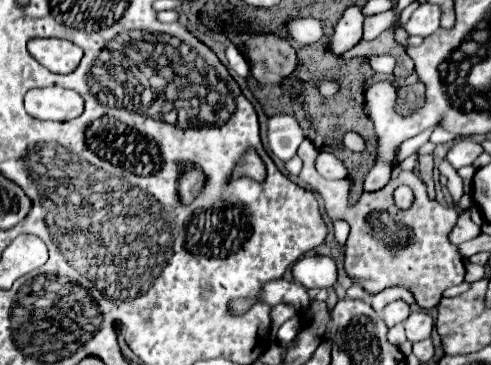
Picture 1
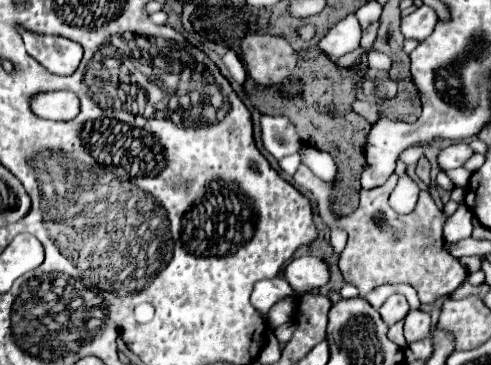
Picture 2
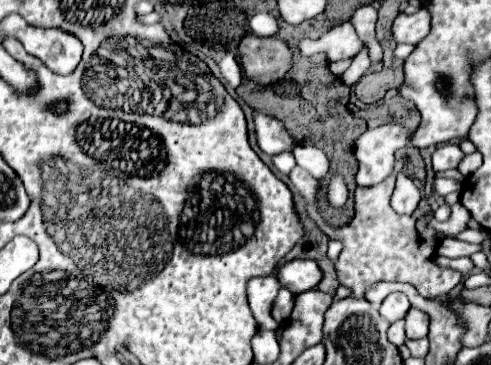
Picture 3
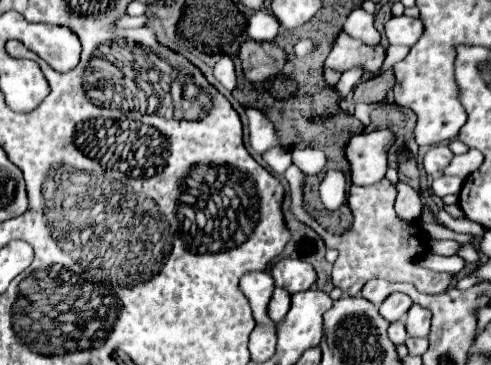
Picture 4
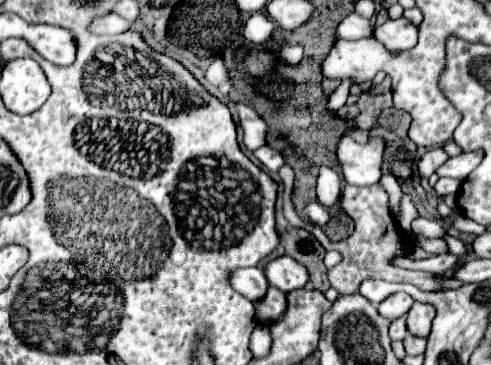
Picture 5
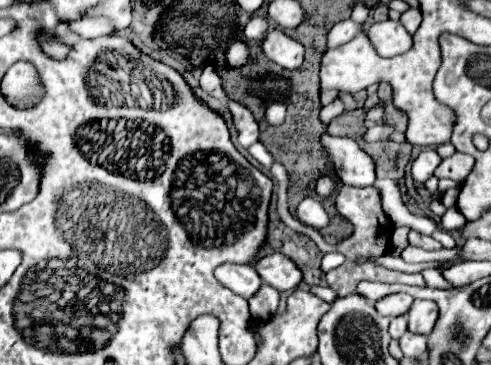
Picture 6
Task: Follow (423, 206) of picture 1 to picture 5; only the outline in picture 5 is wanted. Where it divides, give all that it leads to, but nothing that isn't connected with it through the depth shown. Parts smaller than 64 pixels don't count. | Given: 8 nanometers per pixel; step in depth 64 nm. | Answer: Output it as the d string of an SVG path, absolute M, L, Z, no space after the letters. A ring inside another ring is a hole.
M282 166L278 170L278 176L282 178L282 184L284 184L284 218L294 228L304 228L304 230L312 232L326 251L336 250L342 254L342 262L328 272L330 286L336 288L340 294L354 294L354 292L358 292L360 282L366 280L366 278L378 278L378 280L386 280L386 282L410 282L410 284L418 286L420 290L438 290L440 288L440 284L432 278L430 272L410 272L410 270L402 270L402 268L390 266L394 256L400 256L400 254L404 254L410 248L410 242L406 242L406 240L402 240L398 236L398 226L396 226L396 222L394 222L394 218L392 218L392 214L388 210L388 196L386 196L386 192L384 192L384 188L380 184L372 184L372 186L365 187L348 184L344 186L339 204L343 211L351 217L356 228L354 228L352 236L348 236L346 240L330 242L326 238L326 234L318 226L302 220L294 212L294 206L292 206L292 200L290 200L292 180L294 180L292 168L290 166Z

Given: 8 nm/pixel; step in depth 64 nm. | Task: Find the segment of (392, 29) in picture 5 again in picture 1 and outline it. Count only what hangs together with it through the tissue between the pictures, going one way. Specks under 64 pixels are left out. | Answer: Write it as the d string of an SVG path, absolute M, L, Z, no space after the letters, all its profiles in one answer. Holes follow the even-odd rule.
M422 4L412 18L404 24L404 30L410 36L430 36L432 32L436 32L440 26L440 8L434 4Z

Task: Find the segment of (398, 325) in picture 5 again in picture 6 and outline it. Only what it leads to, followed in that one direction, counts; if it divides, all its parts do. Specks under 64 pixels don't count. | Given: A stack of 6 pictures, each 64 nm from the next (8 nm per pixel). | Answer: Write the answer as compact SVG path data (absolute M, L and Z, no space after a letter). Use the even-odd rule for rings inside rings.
M396 316L390 320L390 336L392 338L400 338L406 332L406 316Z

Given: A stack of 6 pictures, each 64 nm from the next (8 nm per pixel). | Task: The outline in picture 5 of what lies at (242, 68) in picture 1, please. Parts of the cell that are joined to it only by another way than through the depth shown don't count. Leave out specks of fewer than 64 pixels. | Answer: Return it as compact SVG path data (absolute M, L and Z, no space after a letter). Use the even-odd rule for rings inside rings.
M216 58L216 60L208 66L208 70L206 70L206 80L208 80L212 86L216 86L224 96L228 94L228 90L230 90L230 78L228 78L228 72L226 72L224 62L222 62L220 58Z

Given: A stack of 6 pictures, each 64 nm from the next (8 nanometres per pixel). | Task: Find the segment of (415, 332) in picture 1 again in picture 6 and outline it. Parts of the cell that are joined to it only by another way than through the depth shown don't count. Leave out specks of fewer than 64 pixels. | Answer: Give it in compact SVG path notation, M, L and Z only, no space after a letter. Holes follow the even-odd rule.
M414 300L408 310L408 330L428 336L438 320L438 304L432 300Z

